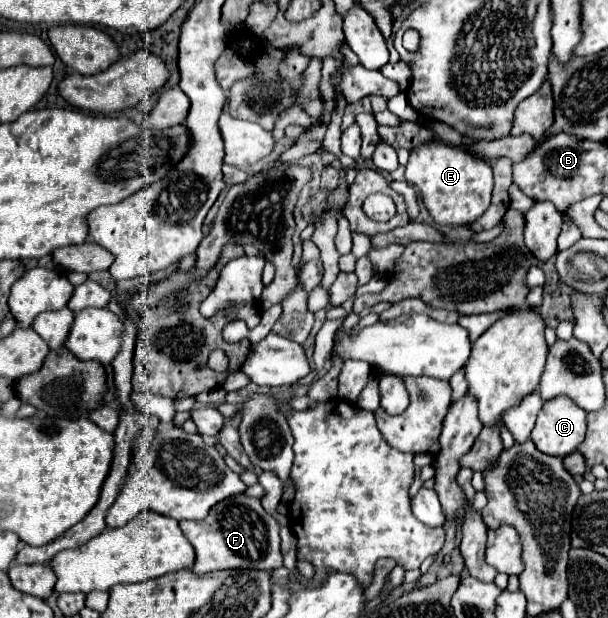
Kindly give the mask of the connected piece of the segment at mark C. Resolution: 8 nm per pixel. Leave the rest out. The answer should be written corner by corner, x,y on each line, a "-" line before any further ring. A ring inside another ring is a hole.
561,395
543,403
531,439
541,453
565,457
585,439
585,429
585,411

